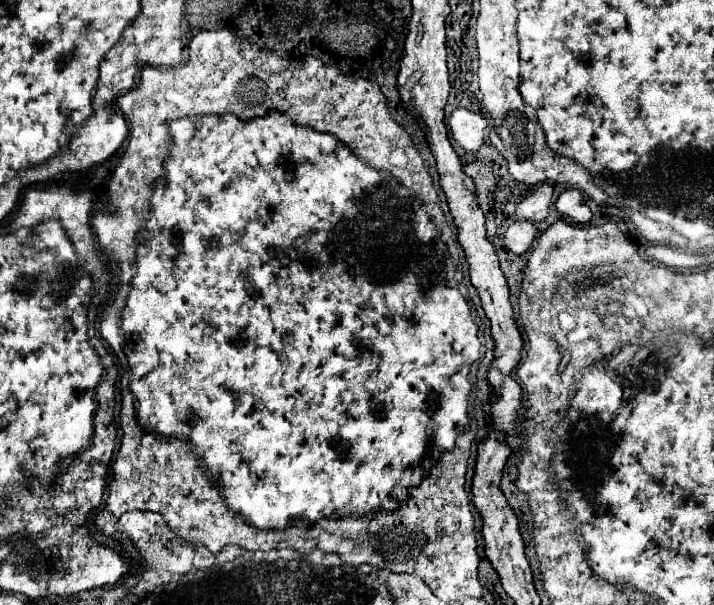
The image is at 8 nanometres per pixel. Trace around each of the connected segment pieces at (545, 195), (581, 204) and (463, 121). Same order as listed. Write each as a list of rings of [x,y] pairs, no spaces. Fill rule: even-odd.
[[[541,183],[541,185],[537,185],[537,189],[525,201],[519,203],[515,217],[539,223],[547,217],[551,199],[553,199],[553,187],[549,183]]]
[[[567,189],[565,193],[561,193],[555,205],[557,205],[559,213],[563,213],[565,217],[569,217],[571,221],[575,221],[579,225],[585,225],[591,221],[593,213],[591,213],[589,205],[585,203],[583,193],[577,189]]]
[[[457,107],[447,119],[447,127],[451,131],[451,137],[459,143],[459,147],[463,147],[469,153],[479,151],[481,145],[485,145],[487,119],[479,113]]]

